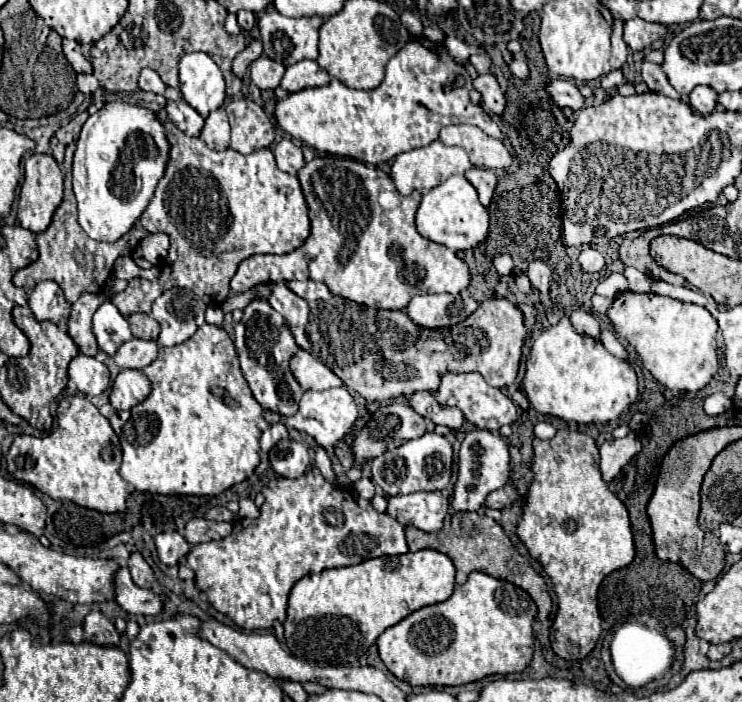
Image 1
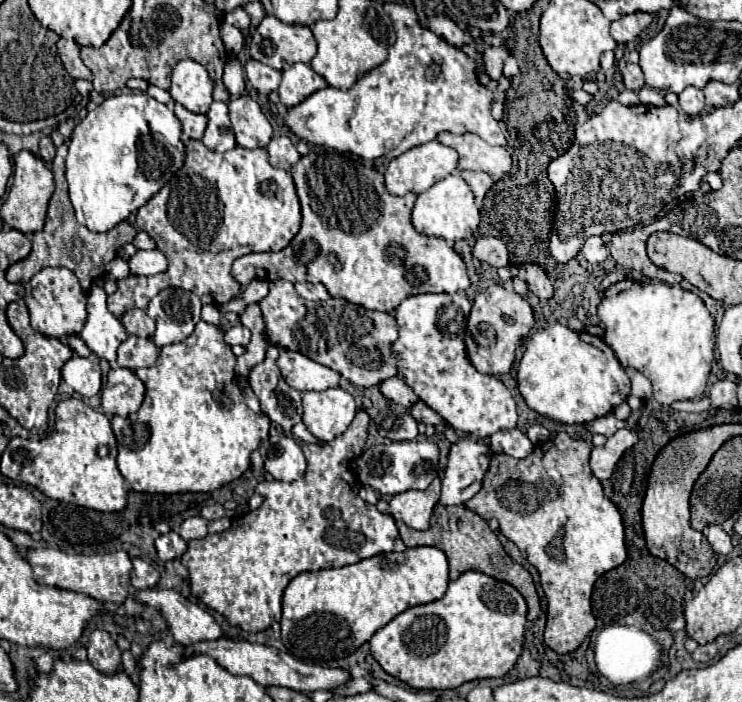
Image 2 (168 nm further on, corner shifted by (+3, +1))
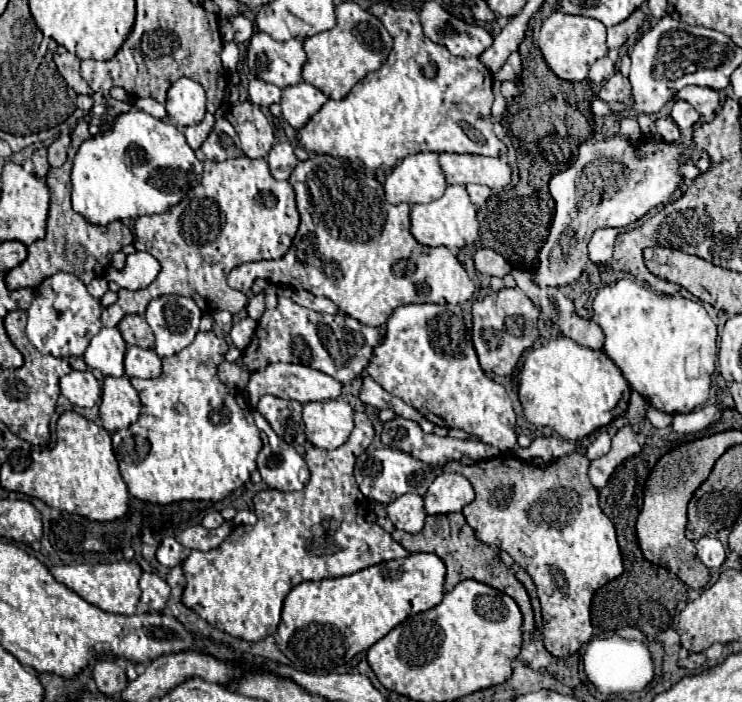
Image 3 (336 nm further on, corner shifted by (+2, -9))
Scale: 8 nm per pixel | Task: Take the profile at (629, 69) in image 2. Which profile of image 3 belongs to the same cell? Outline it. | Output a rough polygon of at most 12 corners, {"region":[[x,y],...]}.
{"region":[[615,72],[597,94],[631,104],[631,82]]}

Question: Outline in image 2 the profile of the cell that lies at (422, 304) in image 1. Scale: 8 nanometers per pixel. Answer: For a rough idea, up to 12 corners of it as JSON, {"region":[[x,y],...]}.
{"region":[[450,294],[400,302],[392,356],[454,430],[516,428],[500,378],[466,354],[466,328],[438,328]]}

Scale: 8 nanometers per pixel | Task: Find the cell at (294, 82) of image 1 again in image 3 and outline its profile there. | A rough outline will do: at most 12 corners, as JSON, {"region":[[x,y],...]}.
{"region":[[307,82],[283,88],[283,118],[295,128],[329,98]]}

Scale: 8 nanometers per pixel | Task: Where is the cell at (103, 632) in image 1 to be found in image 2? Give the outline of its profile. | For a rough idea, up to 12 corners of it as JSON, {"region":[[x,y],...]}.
{"region":[[94,630],[88,660],[102,674],[122,668],[120,648],[106,630]]}

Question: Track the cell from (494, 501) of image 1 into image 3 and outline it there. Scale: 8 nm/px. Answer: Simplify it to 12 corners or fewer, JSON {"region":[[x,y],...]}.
{"region":[[581,452],[455,460],[477,538],[533,578],[557,658],[623,572]]}

